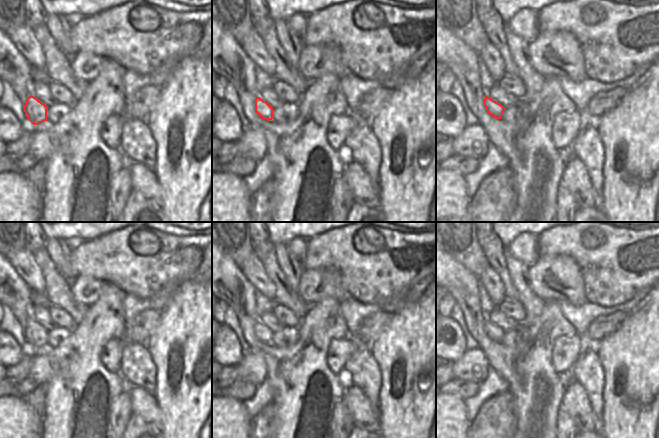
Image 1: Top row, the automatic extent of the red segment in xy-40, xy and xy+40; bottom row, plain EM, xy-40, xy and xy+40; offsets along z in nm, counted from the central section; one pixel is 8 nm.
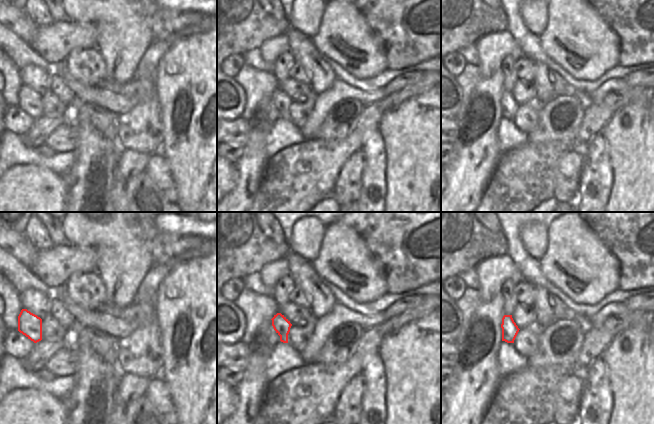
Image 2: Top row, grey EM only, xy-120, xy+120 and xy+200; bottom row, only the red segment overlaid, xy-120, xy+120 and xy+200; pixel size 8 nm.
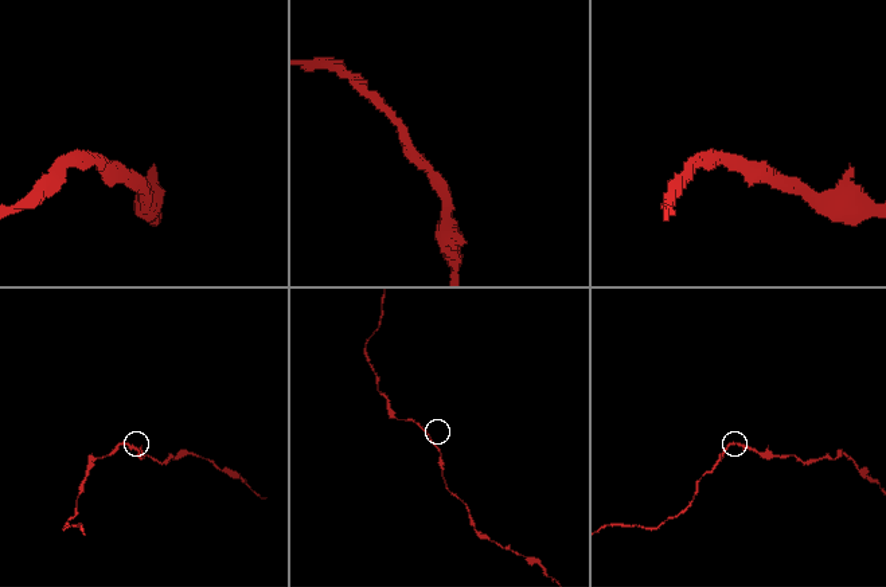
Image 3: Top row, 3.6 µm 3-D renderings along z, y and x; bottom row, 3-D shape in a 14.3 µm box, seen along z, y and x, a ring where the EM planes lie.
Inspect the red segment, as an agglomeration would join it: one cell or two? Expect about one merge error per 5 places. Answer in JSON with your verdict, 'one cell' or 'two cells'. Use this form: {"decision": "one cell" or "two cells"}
{"decision": "one cell"}

